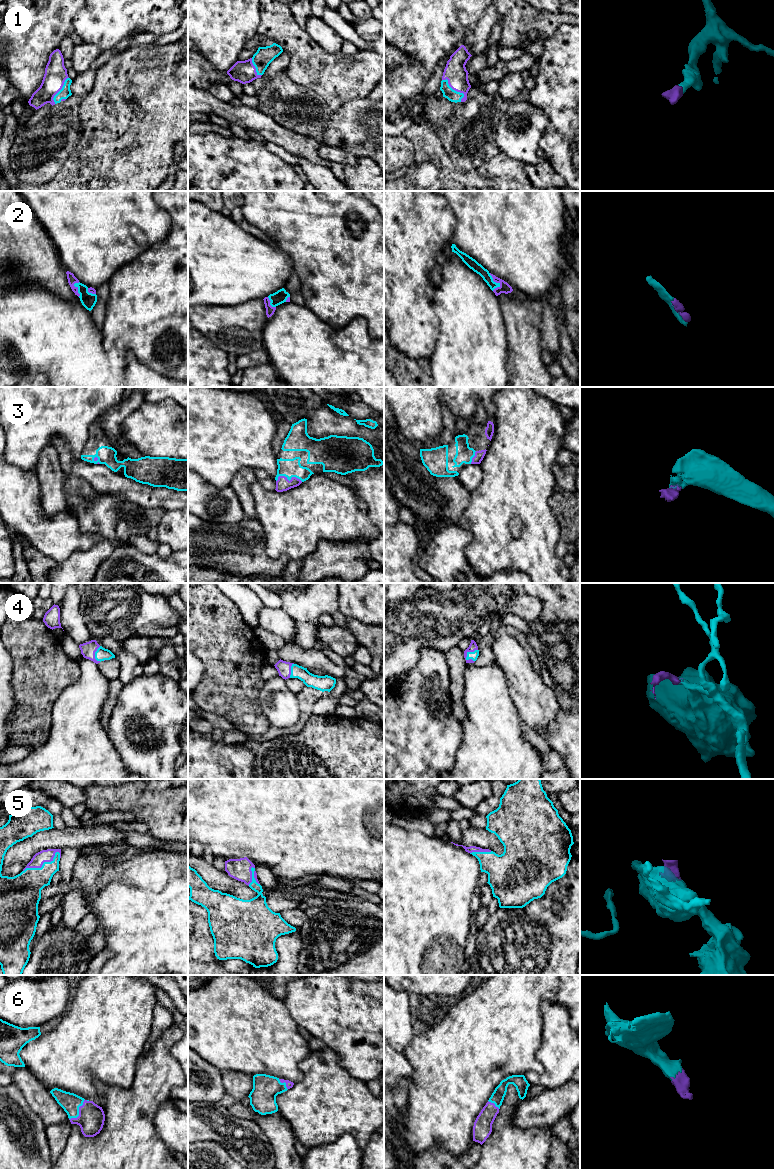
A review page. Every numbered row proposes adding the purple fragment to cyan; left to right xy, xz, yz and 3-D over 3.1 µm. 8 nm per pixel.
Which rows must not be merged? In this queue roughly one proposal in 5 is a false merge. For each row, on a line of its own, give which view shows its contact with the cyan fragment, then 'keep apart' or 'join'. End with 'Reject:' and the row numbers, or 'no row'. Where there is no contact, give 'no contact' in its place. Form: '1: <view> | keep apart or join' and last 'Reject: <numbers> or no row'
1: yz | join
2: yz | join
3: xz | join
4: yz | join
5: xy | join
6: xy | join
Reject: no row

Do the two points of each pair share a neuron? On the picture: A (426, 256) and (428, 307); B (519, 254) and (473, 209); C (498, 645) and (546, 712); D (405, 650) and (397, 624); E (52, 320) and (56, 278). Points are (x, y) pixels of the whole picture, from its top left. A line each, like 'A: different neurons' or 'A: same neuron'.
A: same neuron
B: same neuron
C: same neuron
D: same neuron
E: different neurons

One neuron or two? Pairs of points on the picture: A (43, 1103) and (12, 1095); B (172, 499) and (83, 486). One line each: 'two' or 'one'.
A: two
B: two

